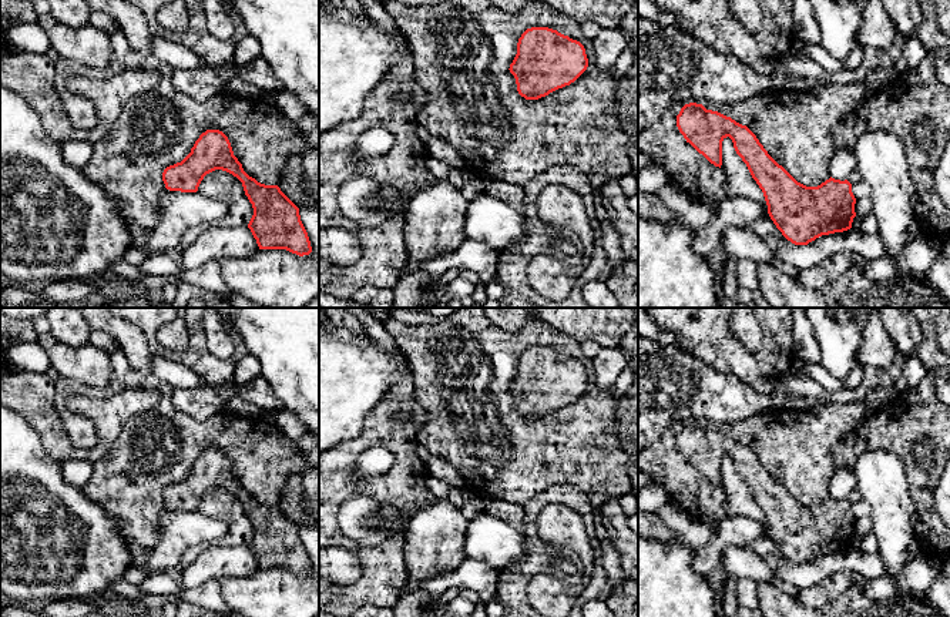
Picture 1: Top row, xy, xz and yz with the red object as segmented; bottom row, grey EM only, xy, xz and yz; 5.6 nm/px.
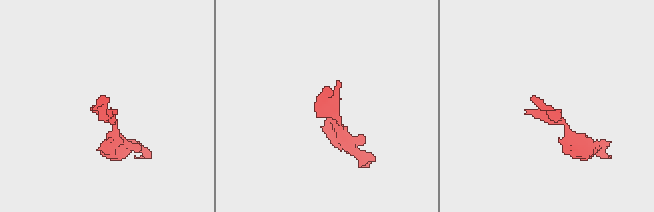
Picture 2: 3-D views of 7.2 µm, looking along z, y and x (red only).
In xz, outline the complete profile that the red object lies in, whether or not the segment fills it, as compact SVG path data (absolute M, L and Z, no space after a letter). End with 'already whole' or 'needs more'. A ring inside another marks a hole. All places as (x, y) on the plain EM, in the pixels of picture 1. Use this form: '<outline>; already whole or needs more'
M548 346L527 348L510 383L517 410L538 419L574 402L588 386L584 365Z; already whole

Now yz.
M685 423L677 446L699 473L715 486L722 484L722 460L729 456L763 512L768 533L782 554L795 564L808 564L822 554L852 547L856 517L852 503L829 497L818 506L798 502L763 467L756 455L731 436Z; already whole

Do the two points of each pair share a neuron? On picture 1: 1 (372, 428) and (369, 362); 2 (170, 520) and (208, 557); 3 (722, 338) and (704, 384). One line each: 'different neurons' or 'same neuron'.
1: different neurons
2: different neurons
3: different neurons

